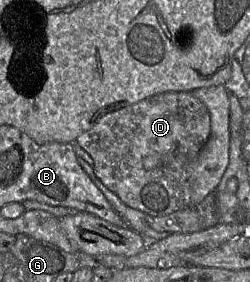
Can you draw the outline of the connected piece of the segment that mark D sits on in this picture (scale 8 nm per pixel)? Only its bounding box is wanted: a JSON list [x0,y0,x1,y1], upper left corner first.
[75,91,210,216]

